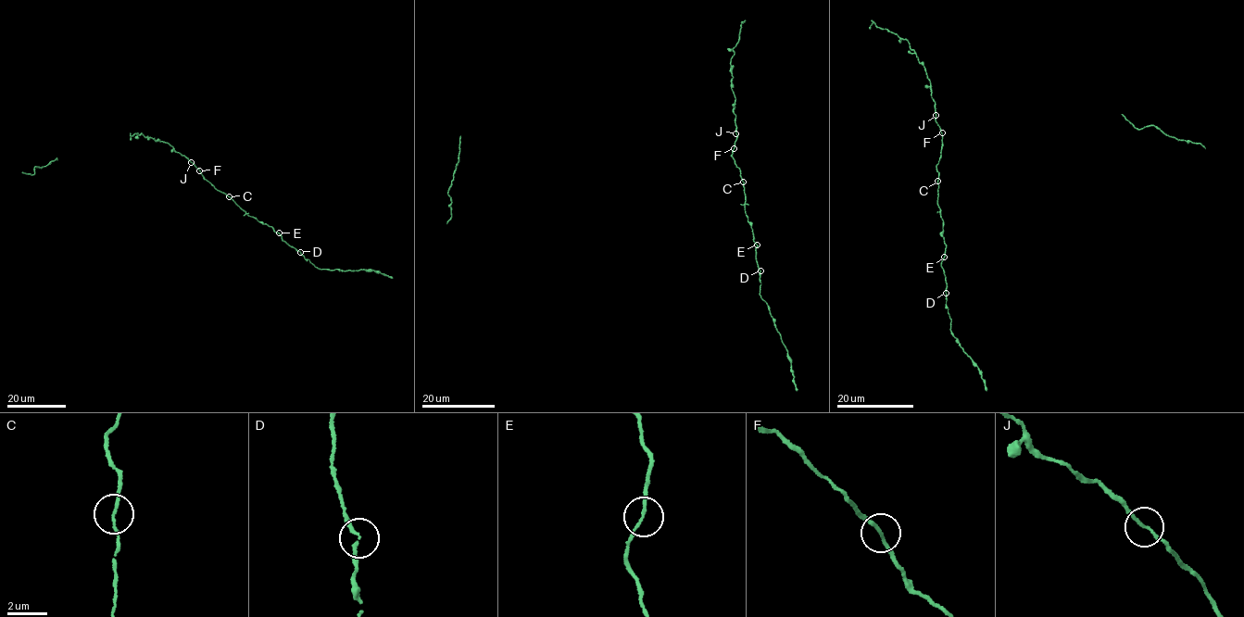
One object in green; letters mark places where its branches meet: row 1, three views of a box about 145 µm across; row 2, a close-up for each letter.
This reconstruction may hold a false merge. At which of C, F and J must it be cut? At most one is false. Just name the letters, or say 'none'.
none

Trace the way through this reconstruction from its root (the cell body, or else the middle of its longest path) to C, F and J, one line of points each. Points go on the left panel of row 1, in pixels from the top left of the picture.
C: (167, 143), (194, 165), (215, 188), (229, 196)
F: (167, 143), (199, 170)
J: (167, 143), (191, 162)

